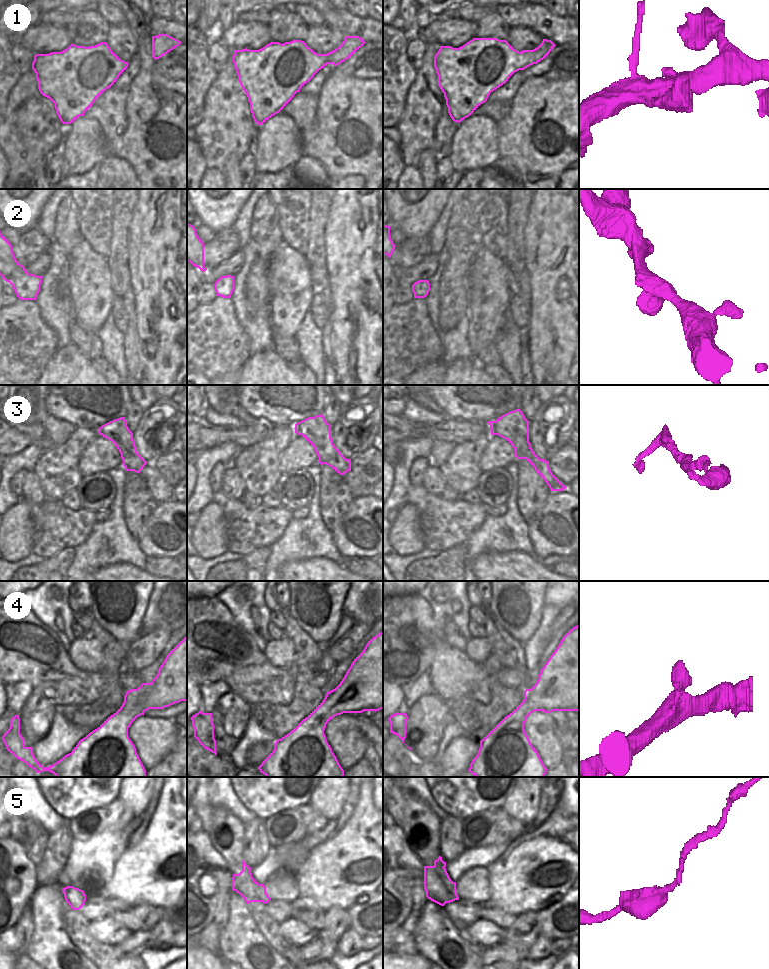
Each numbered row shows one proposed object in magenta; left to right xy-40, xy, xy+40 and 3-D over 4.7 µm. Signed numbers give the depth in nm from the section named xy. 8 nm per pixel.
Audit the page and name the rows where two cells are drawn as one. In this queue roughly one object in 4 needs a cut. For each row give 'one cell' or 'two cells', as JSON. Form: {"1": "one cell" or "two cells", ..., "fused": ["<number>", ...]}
{"1": "one cell", "2": "one cell", "3": "one cell", "4": "one cell", "5": "one cell", "fused": []}

